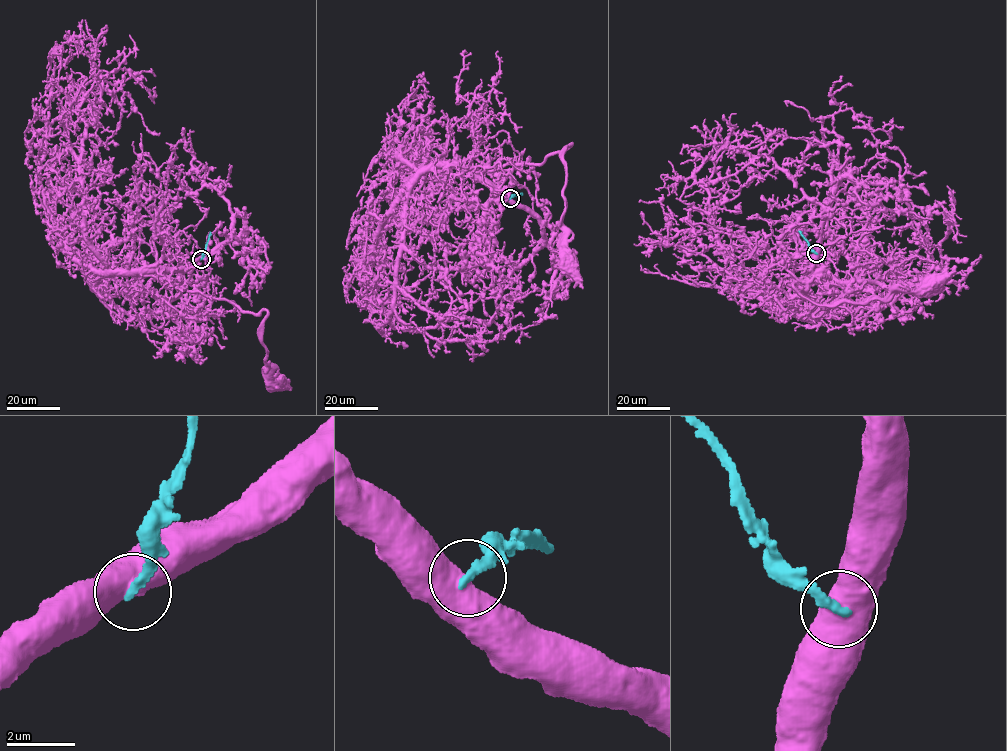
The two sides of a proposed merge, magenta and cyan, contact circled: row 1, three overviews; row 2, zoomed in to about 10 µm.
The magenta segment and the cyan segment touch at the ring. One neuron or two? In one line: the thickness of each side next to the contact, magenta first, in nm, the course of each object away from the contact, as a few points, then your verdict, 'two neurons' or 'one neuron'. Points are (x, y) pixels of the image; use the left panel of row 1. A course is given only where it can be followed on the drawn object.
800/280 nm | magenta via (201, 258), (150, 274), (185, 289), (227, 299), (244, 311), (268, 312), (262, 337), (266, 367), (273, 381) | cyan via (201, 259), (210, 232) | two neurons

